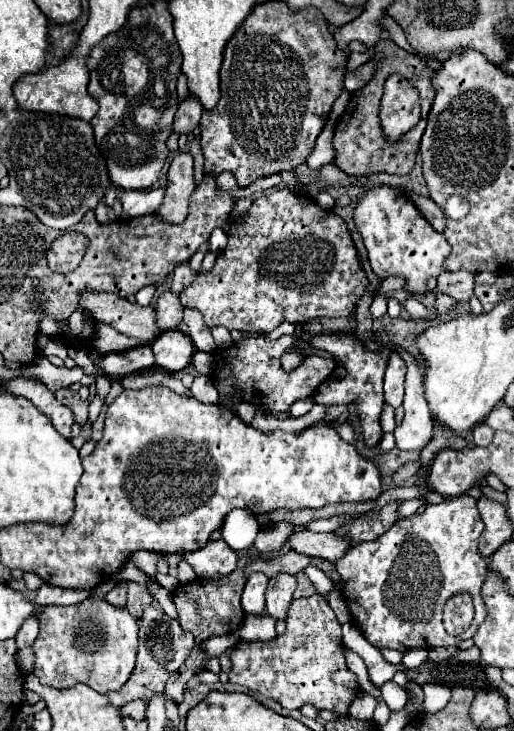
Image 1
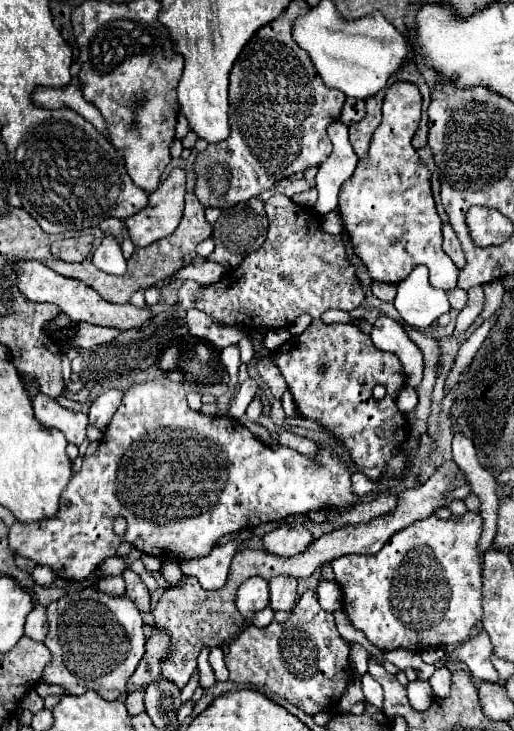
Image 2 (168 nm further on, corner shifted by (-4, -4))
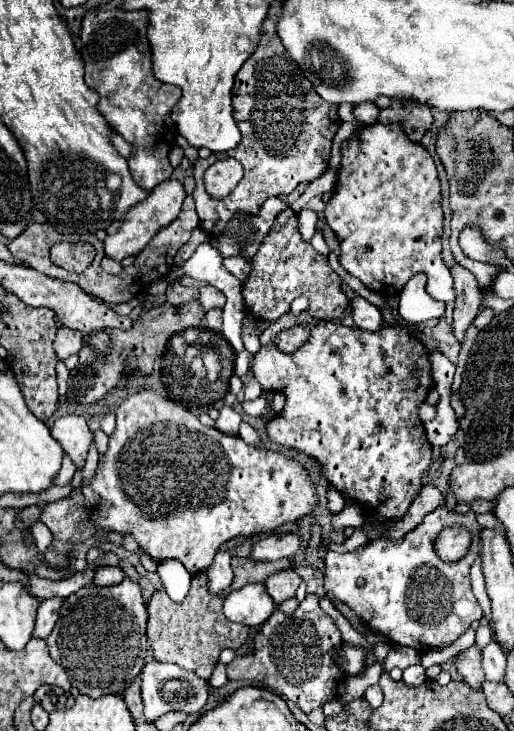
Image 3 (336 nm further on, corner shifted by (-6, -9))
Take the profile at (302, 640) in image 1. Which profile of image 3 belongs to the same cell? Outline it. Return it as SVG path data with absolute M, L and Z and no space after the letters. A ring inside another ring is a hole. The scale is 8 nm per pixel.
M308 593L292 615L274 611L272 617L254 635L254 651L236 655L228 665L230 681L248 681L256 687L268 689L284 699L294 701L304 713L324 707L336 699L338 685L346 673L334 661L334 649L340 647L340 631L334 621L320 609L320 597Z

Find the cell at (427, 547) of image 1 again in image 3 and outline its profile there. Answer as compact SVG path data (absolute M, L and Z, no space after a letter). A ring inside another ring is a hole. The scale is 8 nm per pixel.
M440 505L428 513L416 529L398 541L374 539L352 553L328 551L324 559L324 587L334 599L356 611L368 629L384 635L396 647L446 647L452 645L474 621L484 617L470 589L470 565L478 553L480 525L476 515L472 511L458 515ZM452 525L466 527L472 533L472 545L460 561L448 563L430 551L436 551L434 543L442 529Z

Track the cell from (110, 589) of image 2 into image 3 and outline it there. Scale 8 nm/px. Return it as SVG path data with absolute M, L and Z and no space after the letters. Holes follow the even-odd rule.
M98 567L94 573L94 585L98 587L110 587L110 585L118 585L120 581L124 581L124 571L120 567Z

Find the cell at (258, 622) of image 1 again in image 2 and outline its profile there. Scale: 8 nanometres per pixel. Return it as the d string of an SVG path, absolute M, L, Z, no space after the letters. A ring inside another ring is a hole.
M268 606L268 608L264 608L262 612L258 612L258 614L254 616L254 626L264 628L264 626L268 626L272 620L274 620L274 610Z

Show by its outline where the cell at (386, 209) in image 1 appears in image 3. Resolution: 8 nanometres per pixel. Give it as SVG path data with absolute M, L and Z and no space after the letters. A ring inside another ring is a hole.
M402 123L368 125L342 147L338 189L328 201L324 217L330 229L340 239L342 267L354 277L358 277L368 289L384 297L390 297L400 293L400 289L412 275L426 273L430 297L444 303L452 303L456 299L450 269L442 261L442 247L440 247L442 209L440 209L440 183L436 165L422 145L412 143L406 137Z

